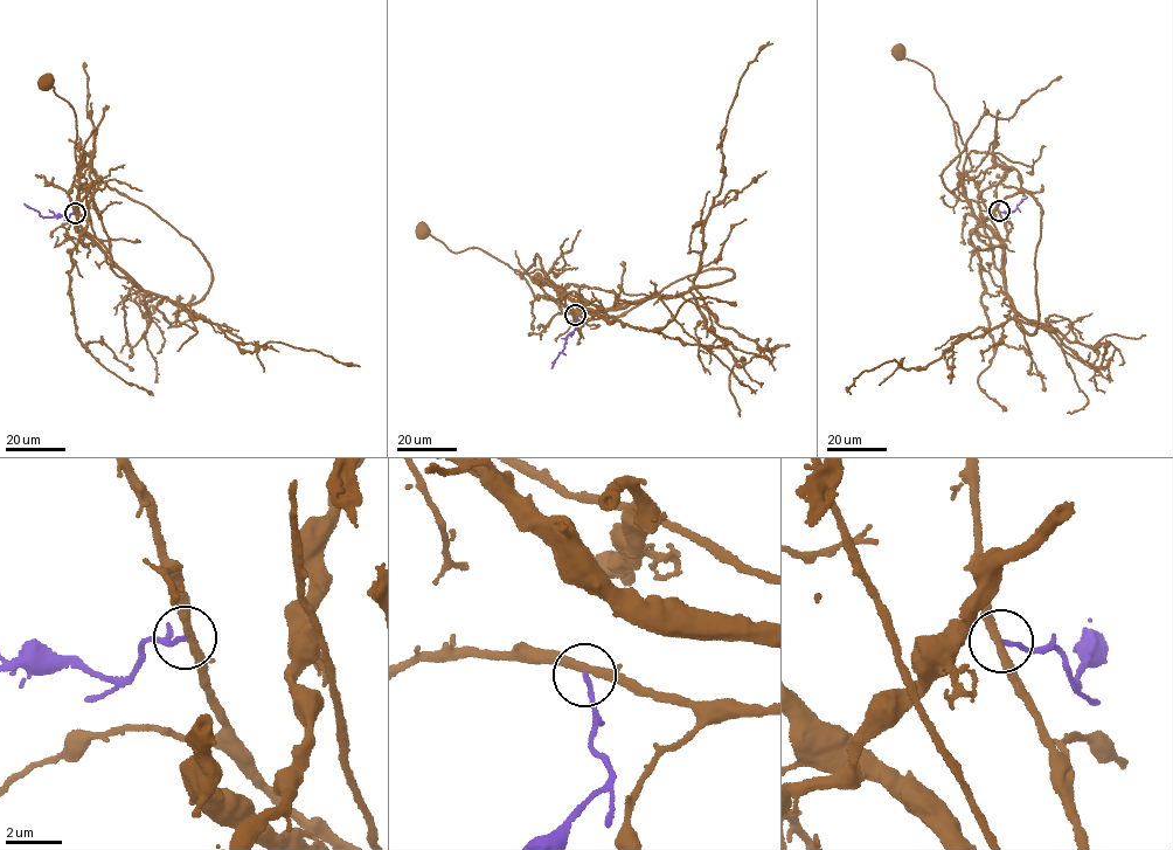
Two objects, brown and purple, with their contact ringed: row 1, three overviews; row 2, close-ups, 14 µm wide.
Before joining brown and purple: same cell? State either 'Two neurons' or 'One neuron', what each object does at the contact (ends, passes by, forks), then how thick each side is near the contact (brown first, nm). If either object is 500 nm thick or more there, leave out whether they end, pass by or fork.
Two neurons. At the ring brown passes by. At the ring purple ends. Thickness 280 nm (brown) against 160 nm

